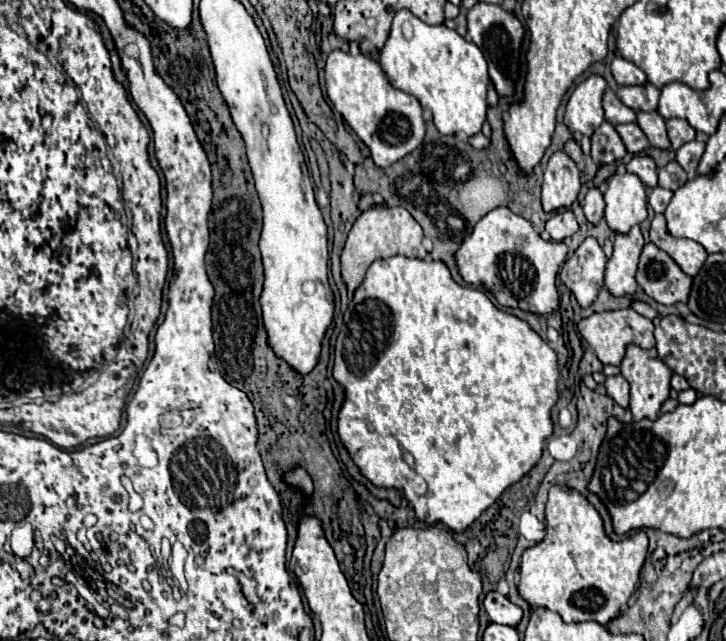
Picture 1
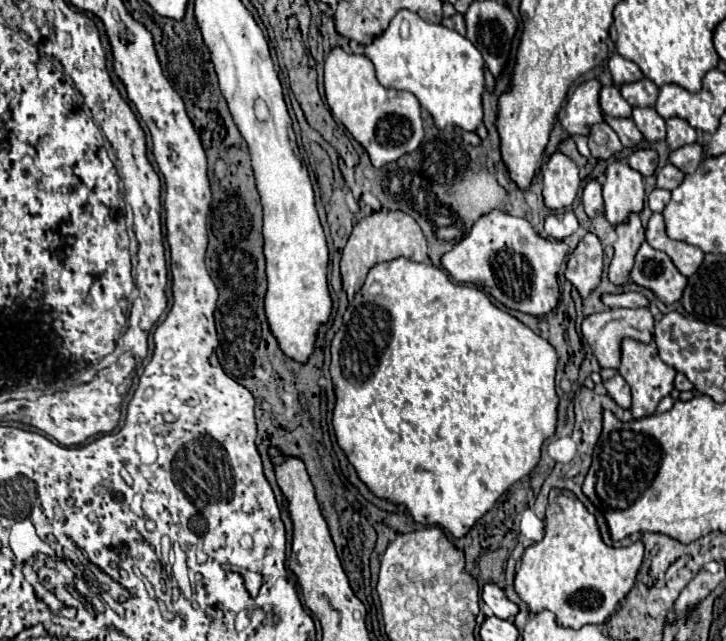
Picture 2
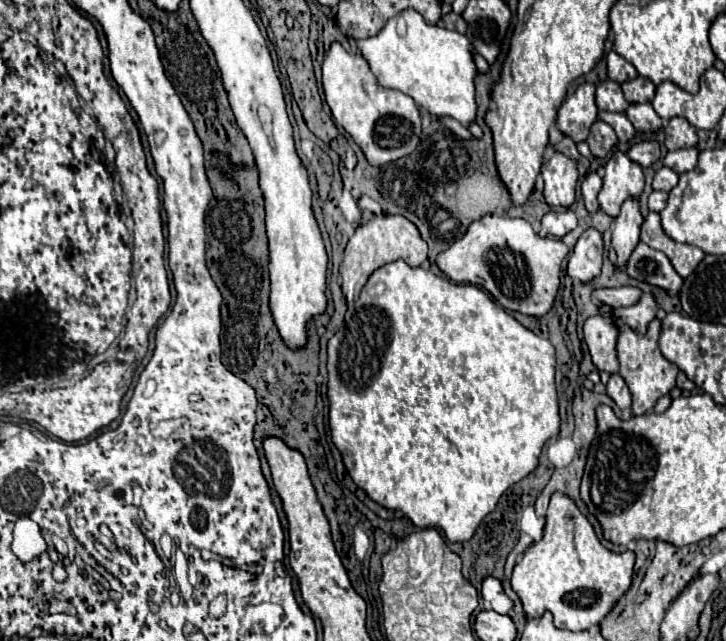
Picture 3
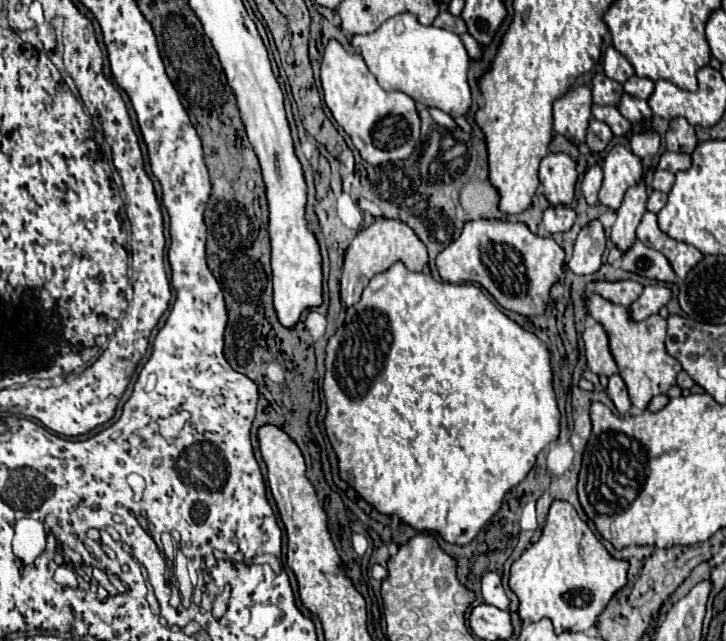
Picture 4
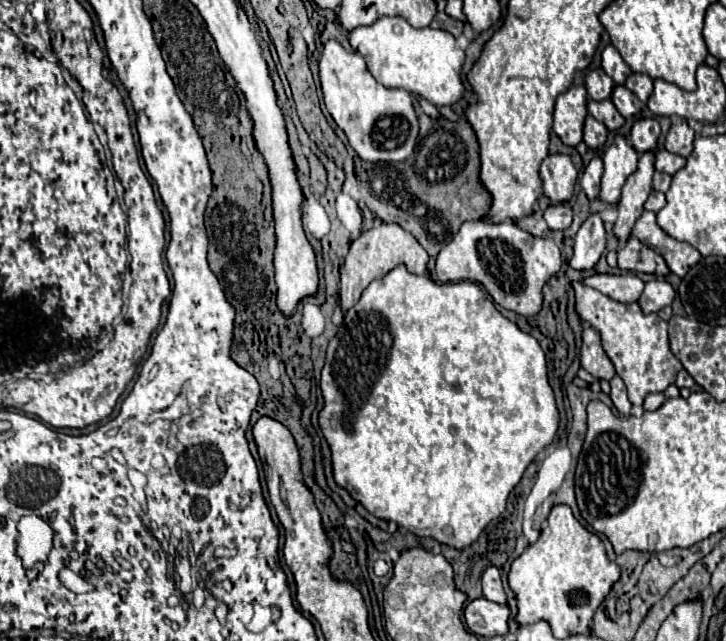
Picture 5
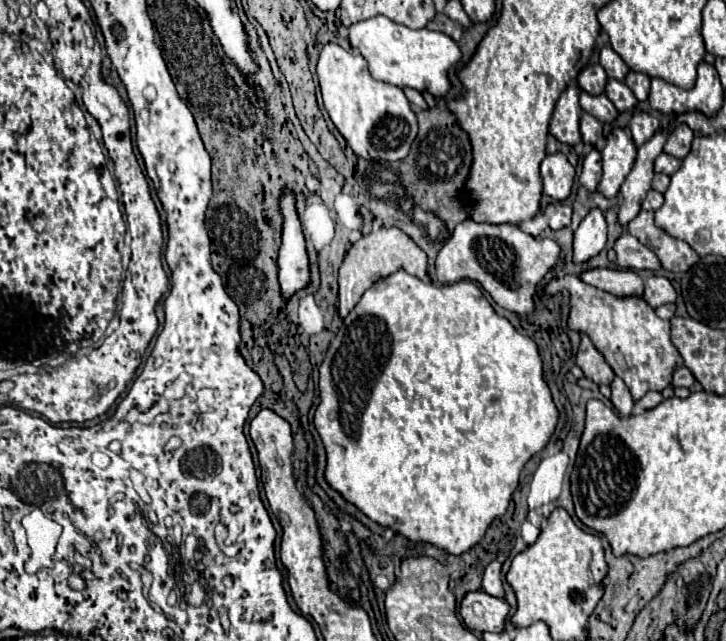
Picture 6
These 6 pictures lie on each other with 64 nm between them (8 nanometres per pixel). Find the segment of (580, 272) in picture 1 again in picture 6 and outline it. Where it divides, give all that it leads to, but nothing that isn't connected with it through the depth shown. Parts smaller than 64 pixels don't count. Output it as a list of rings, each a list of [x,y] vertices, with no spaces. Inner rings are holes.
[[[594,208],[588,216],[580,222],[578,230],[574,232],[574,264],[584,264],[590,258],[598,256],[600,250],[606,246],[606,220],[604,214]]]

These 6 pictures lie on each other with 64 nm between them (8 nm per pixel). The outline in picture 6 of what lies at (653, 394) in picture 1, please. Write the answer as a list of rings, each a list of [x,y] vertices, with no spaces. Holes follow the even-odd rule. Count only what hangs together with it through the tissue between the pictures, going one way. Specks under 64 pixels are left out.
[[[566,274],[562,278],[554,278],[546,286],[548,294],[554,294],[558,290],[568,290],[570,292],[570,320],[568,320],[570,328],[578,330],[578,332],[584,332],[592,338],[592,342],[604,354],[604,358],[610,364],[610,368],[614,370],[614,374],[620,376],[628,384],[628,390],[634,398],[634,402],[638,402],[650,390],[662,392],[666,386],[670,386],[672,372],[676,368],[680,368],[684,362],[682,362],[682,356],[678,354],[678,350],[674,348],[674,344],[670,342],[670,322],[668,320],[658,318],[654,314],[654,310],[638,296],[618,298],[618,296],[612,296],[604,290],[598,290],[598,288],[590,286],[590,284],[584,284],[578,276],[568,276]]]

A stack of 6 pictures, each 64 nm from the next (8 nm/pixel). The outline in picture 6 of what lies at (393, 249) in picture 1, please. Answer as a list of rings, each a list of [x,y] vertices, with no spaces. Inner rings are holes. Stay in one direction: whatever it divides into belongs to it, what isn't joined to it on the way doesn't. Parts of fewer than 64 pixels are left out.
[[[380,228],[378,232],[370,232],[368,236],[362,236],[358,242],[354,242],[352,248],[348,250],[342,266],[340,266],[340,276],[338,276],[338,284],[340,284],[338,312],[340,312],[340,316],[346,318],[348,312],[360,302],[362,294],[376,280],[386,278],[400,268],[404,268],[412,276],[418,276],[424,282],[430,282],[430,278],[426,274],[426,254],[424,254],[424,250],[410,236],[400,232],[400,228]]]

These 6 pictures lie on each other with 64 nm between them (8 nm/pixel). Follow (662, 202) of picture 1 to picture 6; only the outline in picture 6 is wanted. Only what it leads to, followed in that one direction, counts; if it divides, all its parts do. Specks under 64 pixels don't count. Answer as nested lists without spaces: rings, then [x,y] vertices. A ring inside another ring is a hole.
[[[650,190],[644,204],[642,204],[642,208],[644,210],[658,210],[662,204],[664,204],[664,196],[660,192],[656,192],[656,190]]]

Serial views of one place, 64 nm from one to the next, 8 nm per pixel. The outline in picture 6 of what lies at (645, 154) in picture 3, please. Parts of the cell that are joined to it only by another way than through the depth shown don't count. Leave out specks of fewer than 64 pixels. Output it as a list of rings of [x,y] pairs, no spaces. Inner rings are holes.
[[[638,112],[630,120],[630,134],[632,134],[632,140],[636,146],[646,144],[658,130],[660,130],[658,118],[654,118],[646,112]]]

